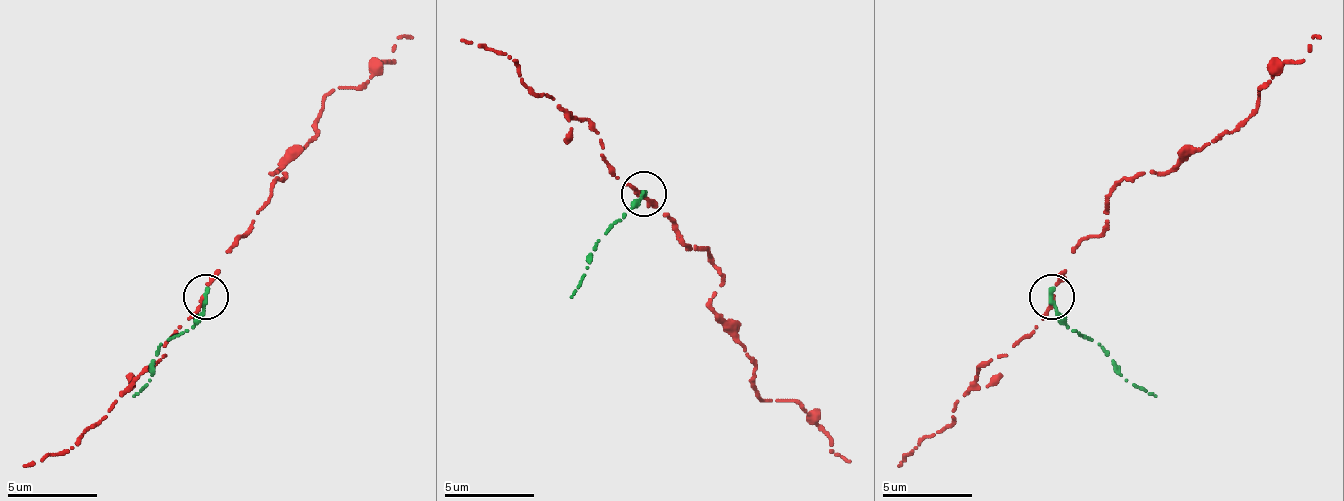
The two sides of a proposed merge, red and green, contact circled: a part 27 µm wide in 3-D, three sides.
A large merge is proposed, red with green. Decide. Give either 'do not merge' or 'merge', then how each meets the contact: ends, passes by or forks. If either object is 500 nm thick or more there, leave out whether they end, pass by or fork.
do not merge; red passes by; green ends there

